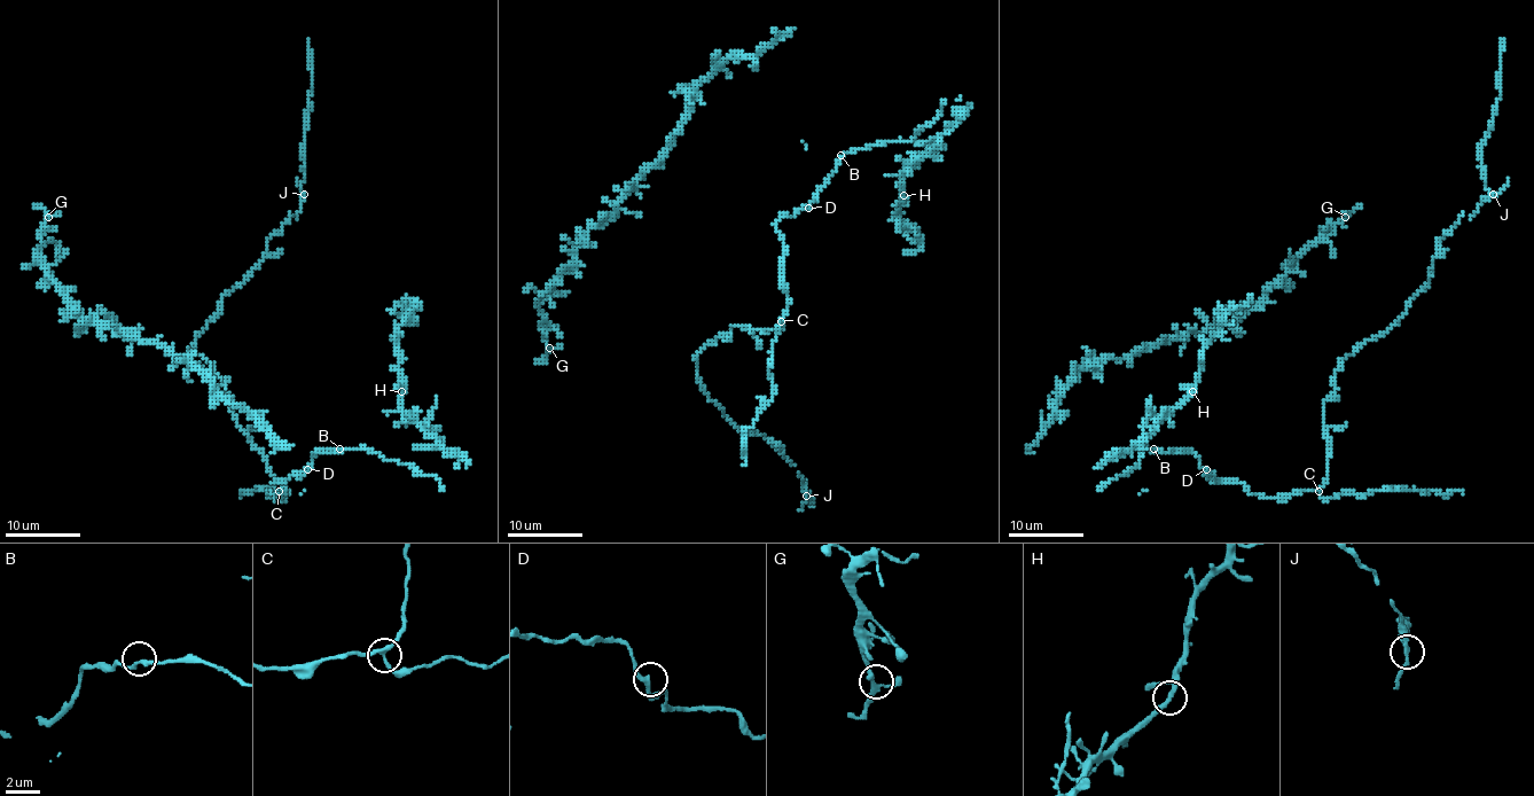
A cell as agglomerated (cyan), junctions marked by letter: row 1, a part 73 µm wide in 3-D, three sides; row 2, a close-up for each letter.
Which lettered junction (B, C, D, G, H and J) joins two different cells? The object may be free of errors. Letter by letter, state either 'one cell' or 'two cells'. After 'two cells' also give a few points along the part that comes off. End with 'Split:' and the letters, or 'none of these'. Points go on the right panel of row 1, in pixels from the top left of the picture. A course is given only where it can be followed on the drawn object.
B: one cell
C: one cell
D: one cell
G: one cell
H: one cell
J: two cells; foreign part runs (1494, 194), (1485, 181), (1480, 143), (1486, 138), (1500, 96), (1500, 38)
Split: J

